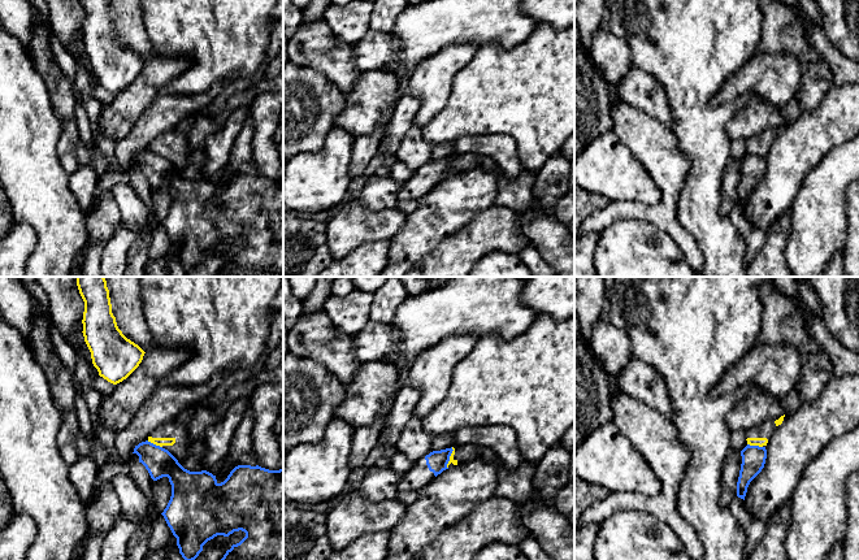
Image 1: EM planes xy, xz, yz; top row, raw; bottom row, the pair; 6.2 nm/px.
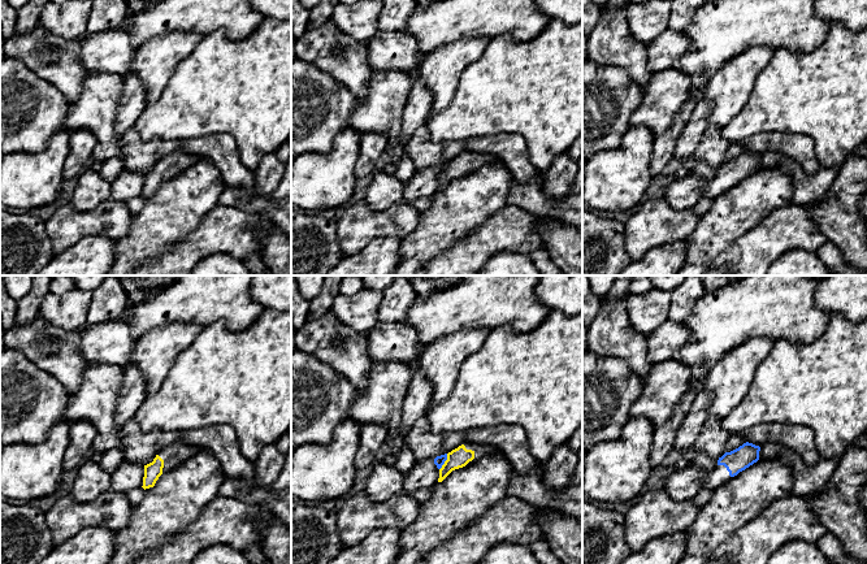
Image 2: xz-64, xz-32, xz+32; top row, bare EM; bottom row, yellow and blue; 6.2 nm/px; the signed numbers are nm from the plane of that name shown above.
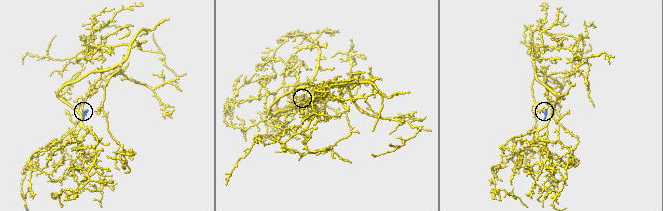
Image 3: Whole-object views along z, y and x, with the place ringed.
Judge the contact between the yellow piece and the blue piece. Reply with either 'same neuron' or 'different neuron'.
different neuron

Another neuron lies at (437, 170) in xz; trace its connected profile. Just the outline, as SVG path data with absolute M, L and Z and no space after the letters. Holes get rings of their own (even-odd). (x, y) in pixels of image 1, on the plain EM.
M452 156L433 160L415 172L413 175L403 183L399 192L399 200L418 200L431 191L438 183L448 178L447 173L452 160Z

